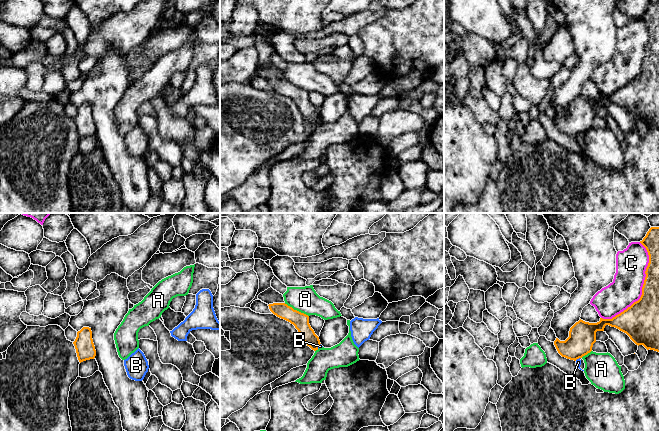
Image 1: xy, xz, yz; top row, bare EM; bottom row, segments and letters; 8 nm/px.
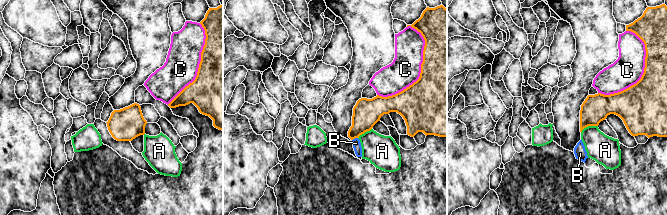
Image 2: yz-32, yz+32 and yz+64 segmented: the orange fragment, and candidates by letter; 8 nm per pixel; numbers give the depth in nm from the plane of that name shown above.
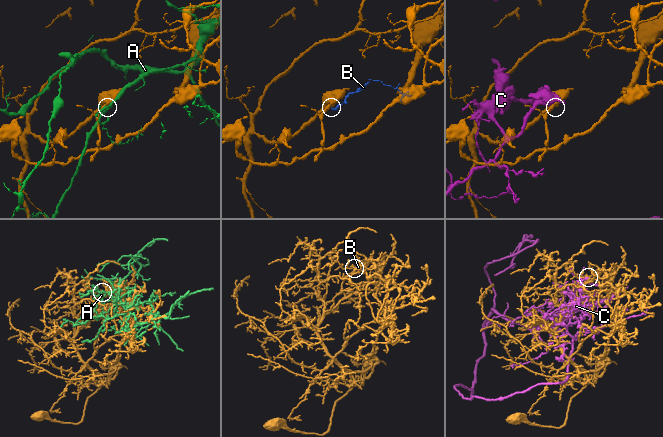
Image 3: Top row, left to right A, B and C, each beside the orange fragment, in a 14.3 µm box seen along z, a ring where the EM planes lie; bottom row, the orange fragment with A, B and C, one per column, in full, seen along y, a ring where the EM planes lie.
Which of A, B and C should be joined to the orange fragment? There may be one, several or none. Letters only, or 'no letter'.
no letter

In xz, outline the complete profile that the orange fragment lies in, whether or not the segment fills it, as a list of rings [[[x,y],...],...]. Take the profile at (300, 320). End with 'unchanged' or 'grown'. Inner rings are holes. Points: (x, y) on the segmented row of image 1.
[[[285,303],[269,304],[270,311],[277,317],[284,319],[295,326],[298,330],[302,340],[312,350],[318,350],[320,343],[319,337],[315,334],[314,330],[309,324],[309,316],[294,310],[292,307]]] | unchanged

